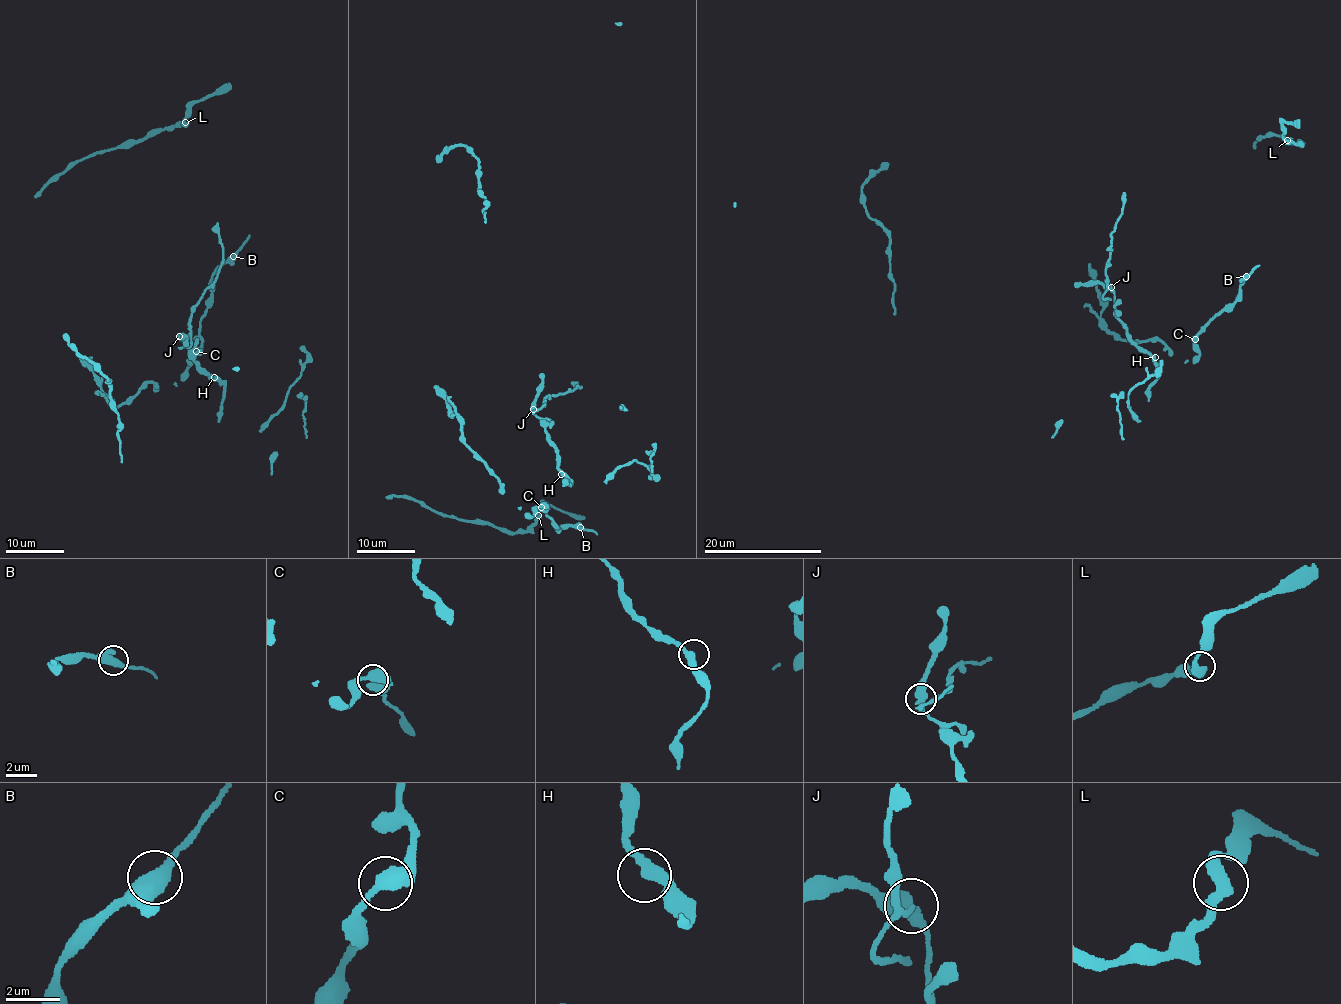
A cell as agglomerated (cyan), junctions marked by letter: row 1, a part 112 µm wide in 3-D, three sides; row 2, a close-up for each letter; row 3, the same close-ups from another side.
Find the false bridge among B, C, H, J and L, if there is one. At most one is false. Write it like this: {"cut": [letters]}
{"cut": ["J"]}

